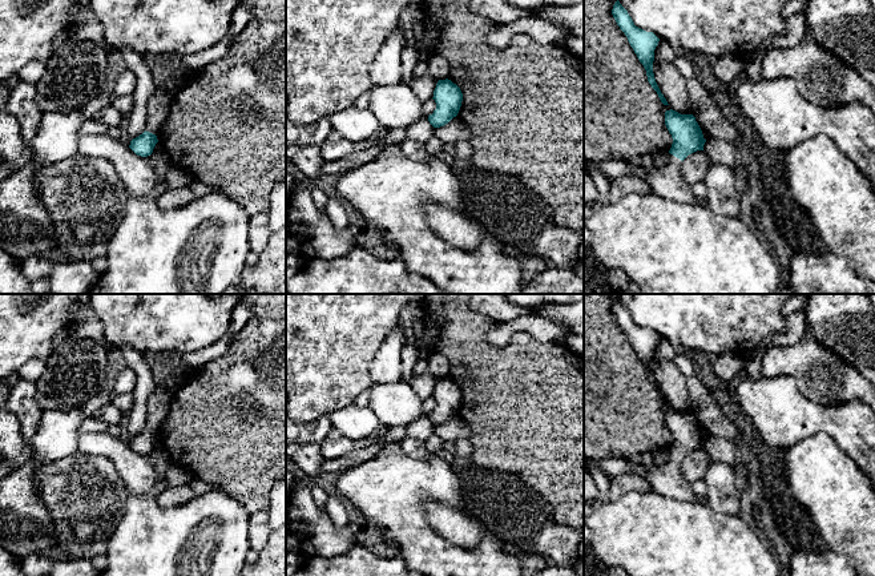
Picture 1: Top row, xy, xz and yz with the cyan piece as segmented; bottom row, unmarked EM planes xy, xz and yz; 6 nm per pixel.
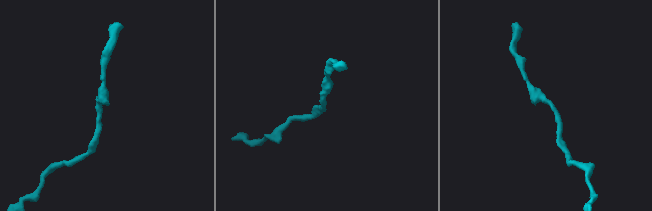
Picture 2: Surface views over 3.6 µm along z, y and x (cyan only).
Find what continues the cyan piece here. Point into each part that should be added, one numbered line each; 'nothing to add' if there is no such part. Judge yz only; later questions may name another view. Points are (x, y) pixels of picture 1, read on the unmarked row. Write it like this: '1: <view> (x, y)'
1: yz (668, 480)

